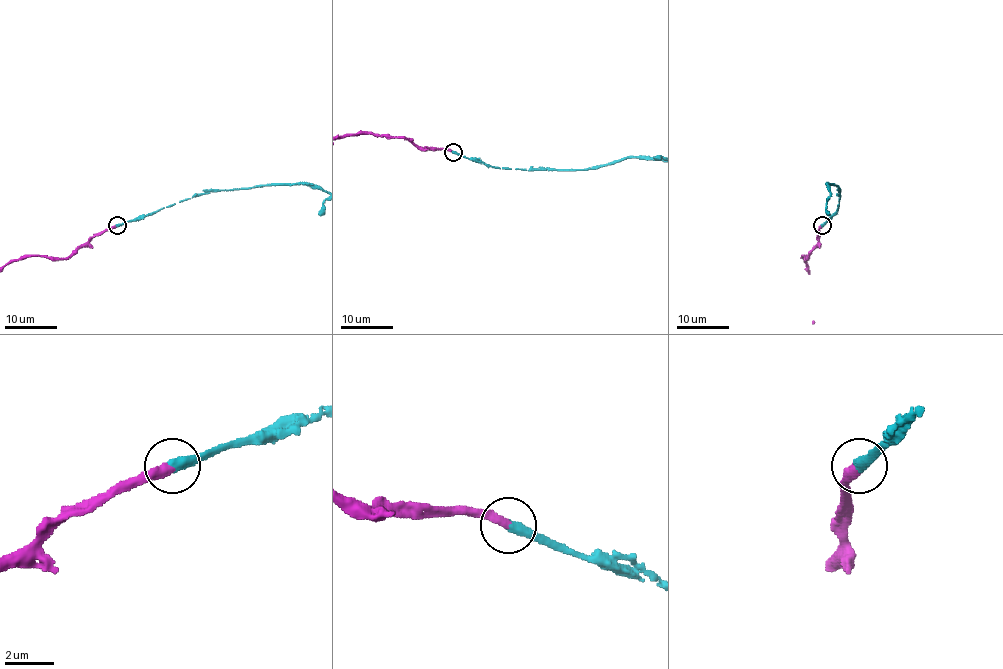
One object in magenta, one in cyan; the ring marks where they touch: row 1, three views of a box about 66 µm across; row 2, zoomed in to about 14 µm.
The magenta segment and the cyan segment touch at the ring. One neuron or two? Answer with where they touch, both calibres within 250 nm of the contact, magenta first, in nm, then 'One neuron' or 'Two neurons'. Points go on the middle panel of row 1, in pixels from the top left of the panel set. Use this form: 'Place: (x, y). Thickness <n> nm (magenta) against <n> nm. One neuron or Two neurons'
Place: (453, 152). Thickness 360 nm (magenta) against 440 nm. One neuron

